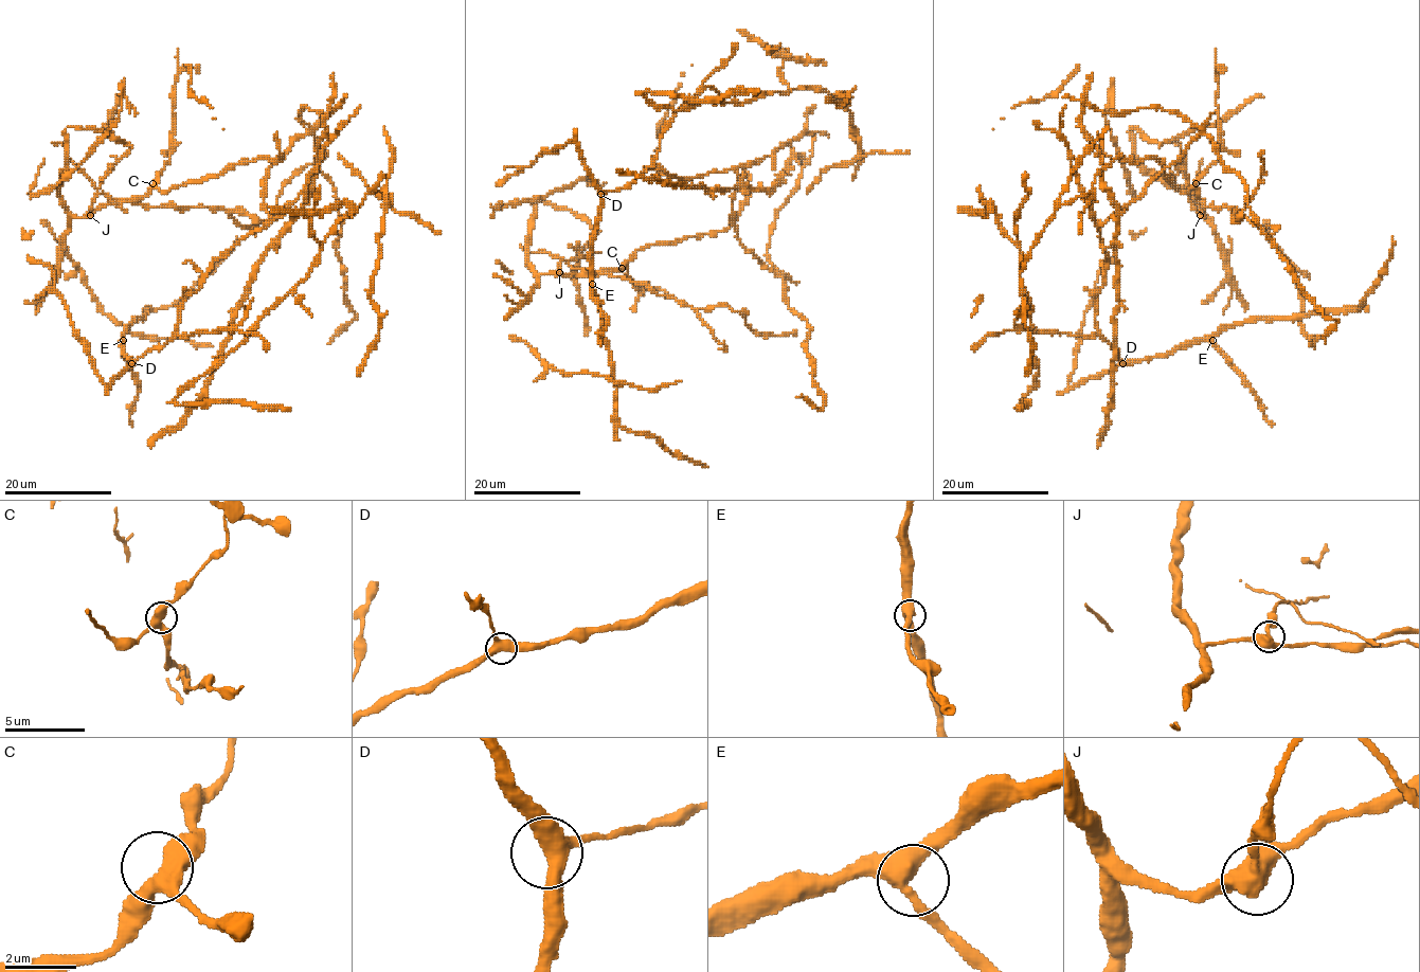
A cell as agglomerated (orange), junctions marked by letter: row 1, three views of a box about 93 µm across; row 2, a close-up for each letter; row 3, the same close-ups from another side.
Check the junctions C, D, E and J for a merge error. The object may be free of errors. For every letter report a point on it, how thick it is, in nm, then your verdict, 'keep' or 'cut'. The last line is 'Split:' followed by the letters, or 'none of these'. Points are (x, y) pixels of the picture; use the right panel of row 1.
C: place (1196, 183); calibre 440 nm; keep
D: place (1122, 363); calibre 440 nm; keep
E: place (1212, 340); calibre 440 nm; keep
J: place (1200, 215); calibre 440 nm; cut
Split: J

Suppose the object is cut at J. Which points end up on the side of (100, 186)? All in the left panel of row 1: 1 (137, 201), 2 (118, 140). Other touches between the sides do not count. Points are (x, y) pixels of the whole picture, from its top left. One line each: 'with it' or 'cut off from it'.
1: cut off from it
2: cut off from it

